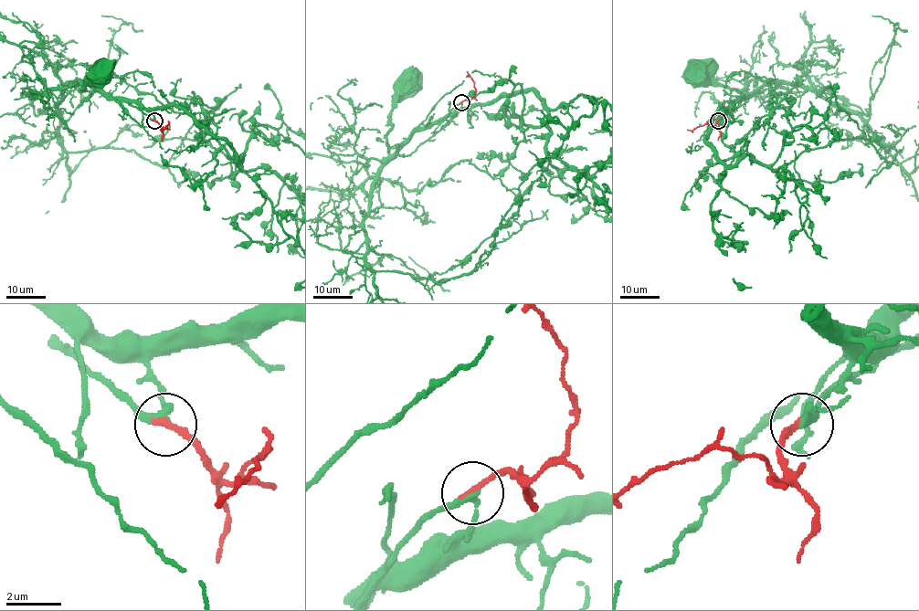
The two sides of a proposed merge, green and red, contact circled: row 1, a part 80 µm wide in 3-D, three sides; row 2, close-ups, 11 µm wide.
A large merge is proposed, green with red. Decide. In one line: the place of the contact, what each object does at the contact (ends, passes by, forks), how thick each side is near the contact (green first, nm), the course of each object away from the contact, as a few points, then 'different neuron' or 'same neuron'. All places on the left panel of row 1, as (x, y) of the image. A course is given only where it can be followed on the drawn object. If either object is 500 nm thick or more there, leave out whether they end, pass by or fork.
(154, 121) | green passes by | red ends | 240/240 nm | green via (154, 121), (134, 103), (110, 99), (79, 80), (84, 90), (100, 77) | red via (154, 121), (163, 129), (169, 123), (163, 131), (159, 130) | same neuron

